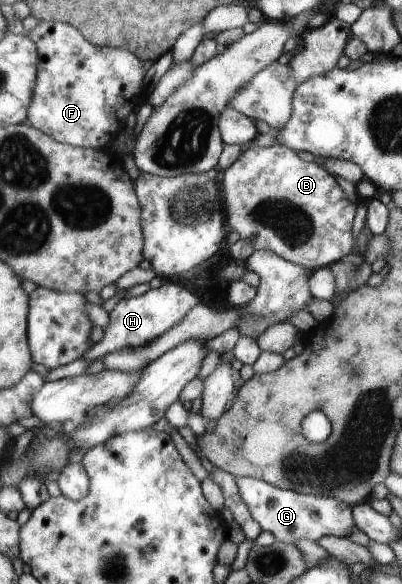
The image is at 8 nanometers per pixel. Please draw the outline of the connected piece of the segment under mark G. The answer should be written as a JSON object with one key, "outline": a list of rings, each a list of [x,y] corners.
{"outline":[[[236,478],[241,497],[262,531],[271,531],[277,541],[294,544],[297,540],[317,542],[325,536],[345,536],[354,525],[352,507],[331,496],[300,494],[255,478]]]}

